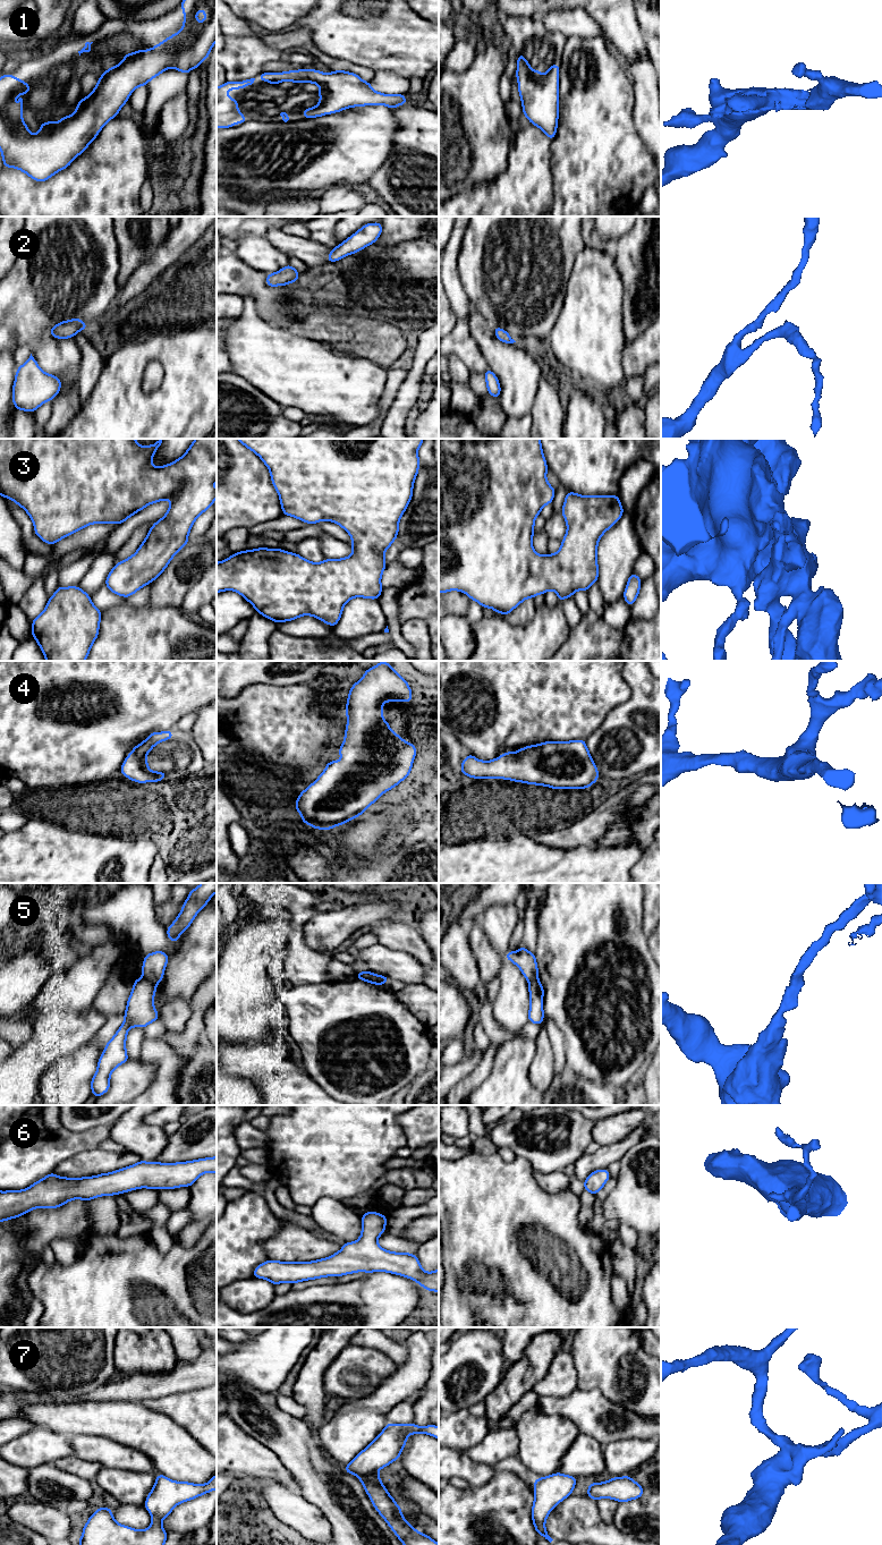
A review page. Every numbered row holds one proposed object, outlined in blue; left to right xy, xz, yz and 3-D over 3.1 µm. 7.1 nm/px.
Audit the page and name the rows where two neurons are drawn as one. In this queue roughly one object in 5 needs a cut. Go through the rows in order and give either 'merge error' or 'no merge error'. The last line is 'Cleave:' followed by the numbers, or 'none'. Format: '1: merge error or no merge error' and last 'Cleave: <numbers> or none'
1: no merge error
2: no merge error
3: no merge error
4: no merge error
5: merge error
6: no merge error
7: no merge error
Cleave: 5

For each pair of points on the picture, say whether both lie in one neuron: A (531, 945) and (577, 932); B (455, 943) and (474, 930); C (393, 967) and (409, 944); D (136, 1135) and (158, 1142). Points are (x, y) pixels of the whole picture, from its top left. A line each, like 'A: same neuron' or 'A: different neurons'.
A: different neurons
B: different neurons
C: different neurons
D: same neuron

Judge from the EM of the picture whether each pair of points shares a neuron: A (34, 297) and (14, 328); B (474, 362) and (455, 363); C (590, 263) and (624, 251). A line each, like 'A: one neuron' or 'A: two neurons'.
A: one neuron
B: two neurons
C: two neurons

